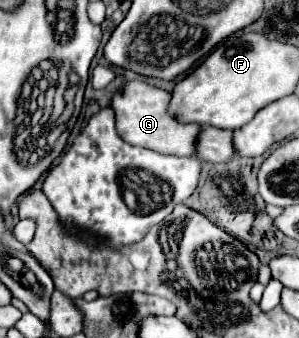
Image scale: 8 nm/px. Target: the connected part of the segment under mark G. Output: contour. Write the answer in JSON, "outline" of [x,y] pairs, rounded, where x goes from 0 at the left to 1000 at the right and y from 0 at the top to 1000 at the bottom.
{"outline":[[[438,240],[411,257],[411,275],[378,287],[371,317],[385,322],[391,340],[391,393],[405,399],[405,411],[418,411],[431,429],[465,429],[465,435],[492,435],[492,441],[518,441],[518,447],[545,447],[545,453],[572,453],[572,459],[652,459],[659,447],[659,399],[672,393],[672,370],[645,370],[645,364],[599,364],[592,352],[579,352],[579,340],[565,340],[559,317],[565,317],[565,293],[572,275],[552,263],[525,263],[512,251],[492,251],[485,240]]]}

